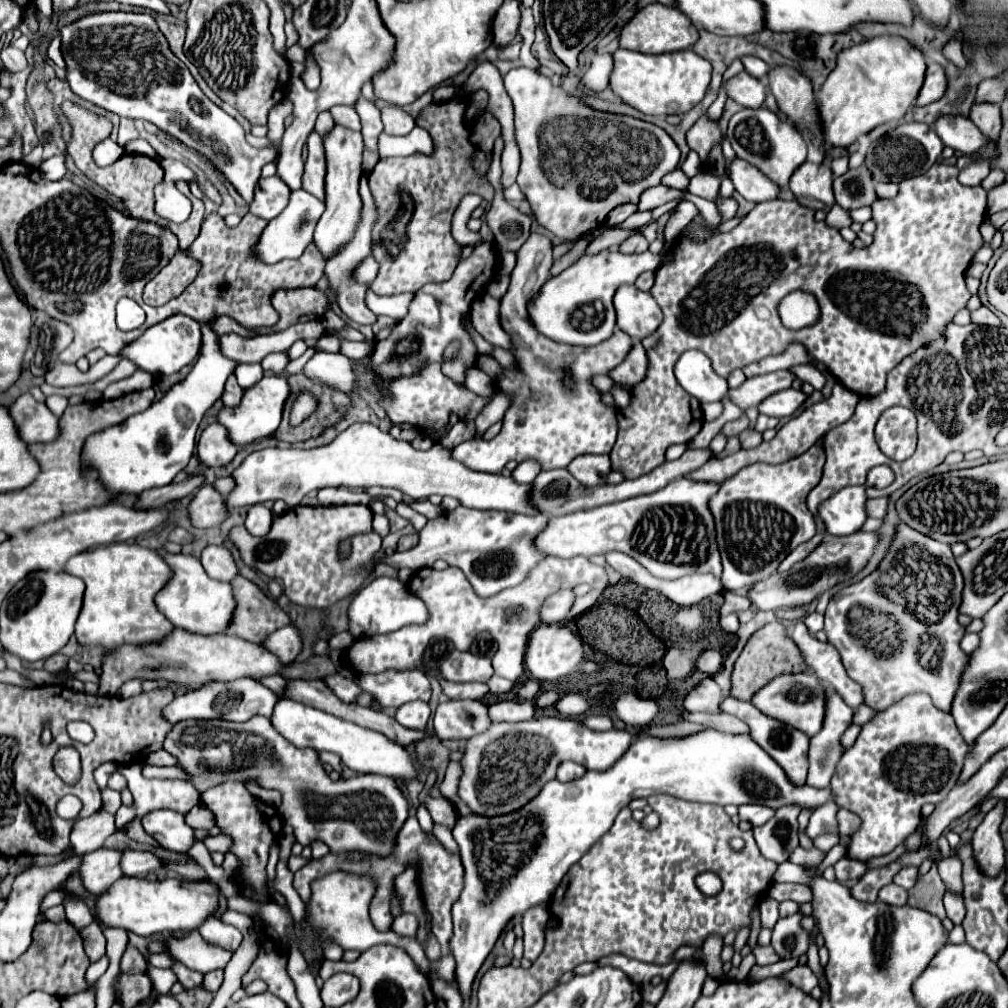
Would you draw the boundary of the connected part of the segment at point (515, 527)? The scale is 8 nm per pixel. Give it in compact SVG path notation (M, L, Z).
M456 507L454 511L440 513L430 519L420 531L420 543L410 551L396 551L392 555L376 557L372 563L388 563L394 569L408 567L412 571L422 567L432 567L436 559L444 559L448 565L460 567L470 581L472 589L480 597L490 597L502 589L518 585L534 565L538 565L542 553L530 549L530 537L536 537L538 529L546 525L546 515L526 517L506 511L476 511L466 507Z

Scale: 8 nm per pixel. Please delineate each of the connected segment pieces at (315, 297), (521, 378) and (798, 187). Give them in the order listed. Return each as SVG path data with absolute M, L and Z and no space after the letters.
M318 287L278 289L272 295L272 305L278 309L280 321L270 329L258 329L258 333L278 333L296 325L300 319L322 319L330 309L330 299L326 291Z
M532 233L516 255L518 255L518 261L512 271L512 283L508 287L508 293L502 297L502 327L506 329L506 333L510 333L510 337L514 341L512 353L518 359L520 371L504 371L504 377L496 383L498 385L496 391L506 391L512 395L512 407L506 411L502 431L494 439L464 441L452 449L454 457L458 457L458 461L462 461L466 467L470 467L474 471L484 471L484 473L500 473L502 467L506 465L506 461L510 461L510 459L514 459L518 463L522 463L526 459L536 459L536 461L540 461L542 469L548 471L548 469L566 467L576 455L609 454L618 434L616 409L606 407L600 401L600 393L598 393L598 389L594 389L590 385L590 377L594 373L606 375L608 369L614 369L618 363L622 363L622 359L626 357L626 353L632 347L632 339L626 337L626 333L622 333L620 329L616 329L610 339L606 339L604 343L600 343L596 347L572 347L566 343L552 341L552 339L544 337L542 333L538 333L530 321L528 303L532 301L532 297L538 295L538 291L550 277L548 271L552 267L552 241L546 235Z
M810 163L802 165L802 169L794 171L794 177L790 177L790 191L794 193L796 201L804 203L808 199L816 199L820 203L826 203L826 209L834 205L834 193L832 193L832 169L828 163Z

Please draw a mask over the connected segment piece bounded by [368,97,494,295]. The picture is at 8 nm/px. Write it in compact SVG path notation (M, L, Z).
M456 97L444 103L430 103L424 107L416 119L420 127L424 127L432 141L434 151L432 155L414 153L410 157L388 157L380 159L376 167L368 175L368 187L372 191L378 219L372 229L372 257L378 261L380 269L376 279L372 281L372 289L378 295L396 295L396 293L416 293L426 283L440 283L448 281L460 261L462 247L454 241L450 227L452 227L452 215L462 201L464 195L476 193L488 201L494 197L494 187L490 185L486 175L480 175L472 167L472 155L476 147L470 143L470 131L472 125L466 121L466 107L468 99Z

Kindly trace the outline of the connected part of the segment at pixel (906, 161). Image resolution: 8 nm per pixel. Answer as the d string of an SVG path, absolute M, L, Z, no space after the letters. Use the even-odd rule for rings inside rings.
M900 123L896 129L890 129L884 137L874 141L866 153L866 165L874 173L874 181L900 183L906 177L926 173L942 155L944 143L926 123Z

